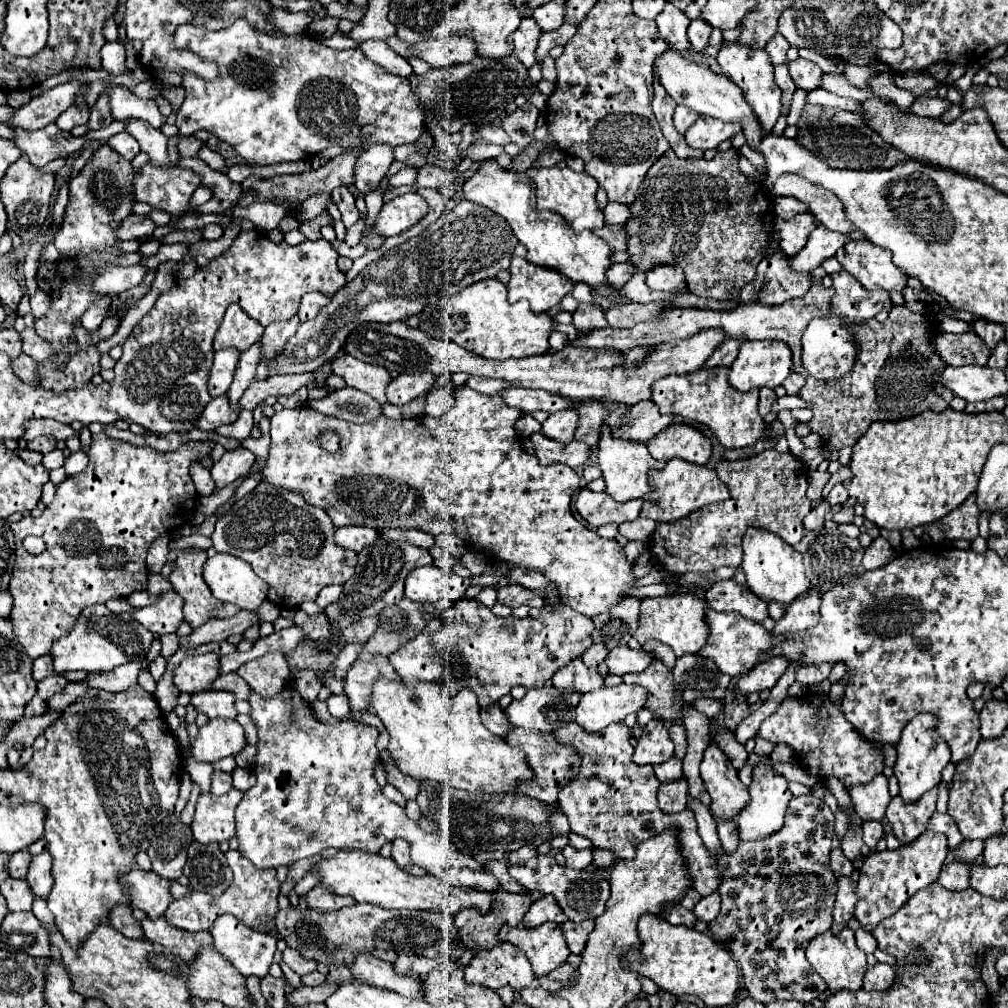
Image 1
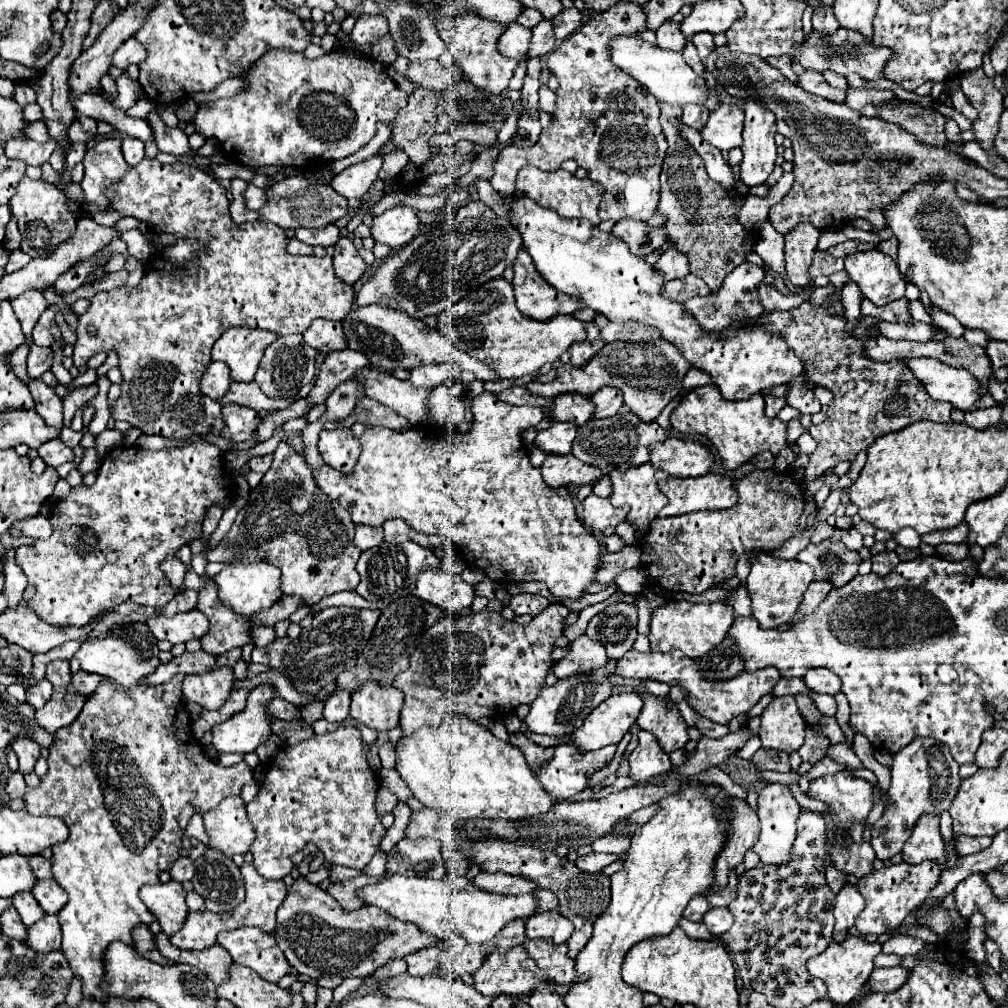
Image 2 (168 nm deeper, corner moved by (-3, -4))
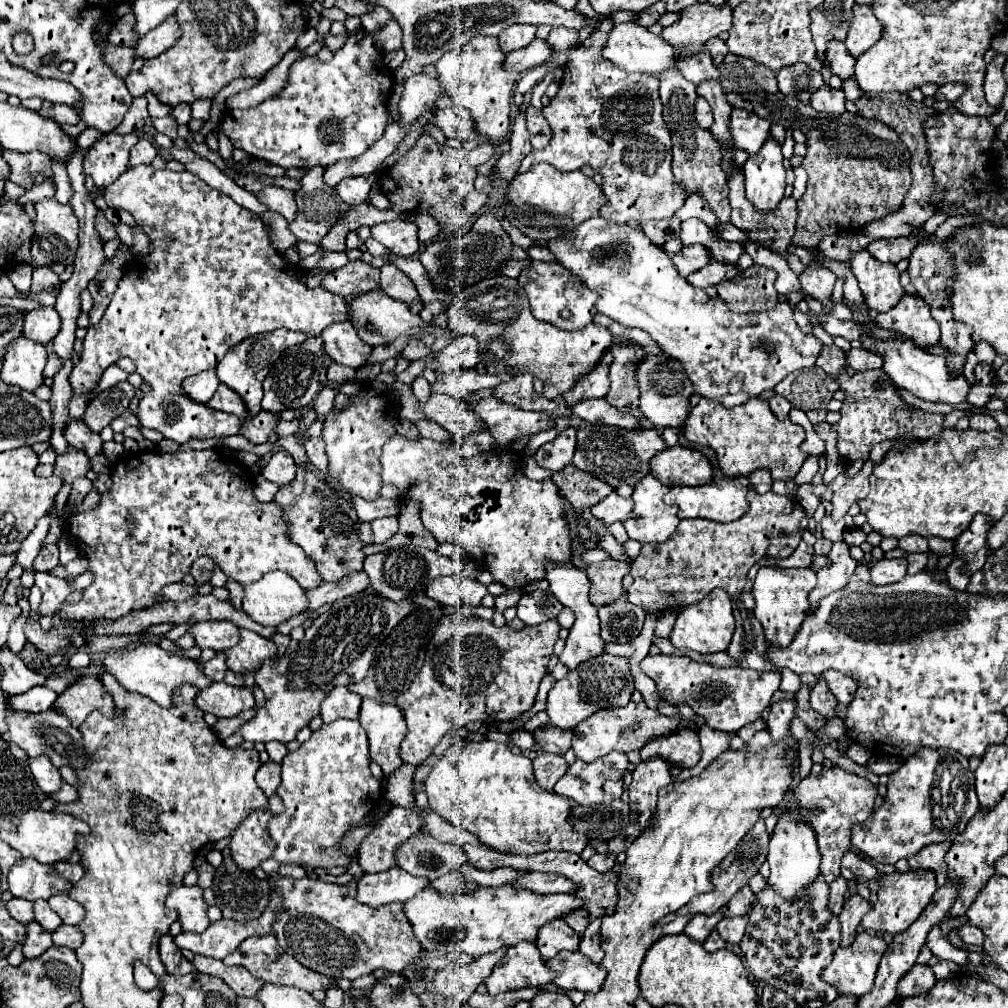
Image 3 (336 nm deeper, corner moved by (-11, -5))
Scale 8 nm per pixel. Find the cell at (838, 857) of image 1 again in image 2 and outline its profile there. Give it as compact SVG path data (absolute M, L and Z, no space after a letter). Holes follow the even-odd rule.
M826 867L824 875L826 875L826 883L828 883L828 887L830 887L834 893L838 893L838 891L842 889L842 885L846 883L846 875L844 875L842 871L838 871L838 869Z

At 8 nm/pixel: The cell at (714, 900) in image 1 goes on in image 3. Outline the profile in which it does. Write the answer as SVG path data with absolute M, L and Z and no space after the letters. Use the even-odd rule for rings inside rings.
M738 916L738 918L722 918L716 924L716 932L728 942L728 944L738 944L744 936L744 928L746 928L746 916Z

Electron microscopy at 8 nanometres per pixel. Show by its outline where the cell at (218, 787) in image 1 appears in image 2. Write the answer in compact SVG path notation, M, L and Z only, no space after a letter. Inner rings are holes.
M174 675L168 683L158 685L158 687L130 687L124 689L120 685L114 685L112 681L104 681L100 683L100 687L96 687L96 691L86 699L86 705L82 709L82 713L76 717L76 721L68 727L62 727L60 731L56 731L56 743L50 749L50 757L48 757L48 773L42 777L42 783L38 787L28 787L24 801L26 801L26 811L32 815L48 815L48 817L60 817L68 829L70 829L70 837L64 843L58 843L52 847L54 855L52 855L52 871L54 871L54 879L56 883L68 893L68 903L64 905L64 911L58 913L60 925L62 925L62 951L70 963L72 973L82 981L82 993L84 997L96 999L98 1003L106 1003L110 999L108 991L100 989L100 983L104 981L104 951L108 949L108 945L112 941L124 941L128 945L134 945L132 939L132 929L140 923L150 925L156 921L156 917L152 915L152 911L148 911L148 907L142 903L142 899L138 897L138 891L142 885L154 885L160 883L158 881L158 873L166 871L178 857L180 857L180 847L182 847L182 839L184 839L184 831L178 825L178 817L180 811L186 805L192 805L194 811L204 813L210 811L212 807L216 807L222 799L232 797L232 795L240 795L242 787L248 785L252 781L252 769L242 761L230 767L224 767L216 761L212 761L198 739L194 739L192 733L192 717L184 707L184 699L182 699L182 675Z

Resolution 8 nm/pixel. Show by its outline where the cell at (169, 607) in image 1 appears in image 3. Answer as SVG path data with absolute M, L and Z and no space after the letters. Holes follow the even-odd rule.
M226 620L192 622L188 626L188 634L194 636L198 648L212 648L216 652L238 642L238 628Z

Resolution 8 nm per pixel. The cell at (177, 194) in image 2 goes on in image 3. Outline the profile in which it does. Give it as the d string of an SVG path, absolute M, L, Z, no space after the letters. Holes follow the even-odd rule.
M140 164L120 174L120 178L110 184L102 196L110 208L126 210L134 216L152 240L154 250L148 256L130 262L128 272L120 280L100 324L88 326L84 352L70 374L70 384L76 392L88 392L96 388L96 380L100 380L102 372L110 364L122 356L132 358L136 372L146 384L150 384L150 390L140 398L136 414L140 426L158 430L178 444L192 438L222 438L236 434L240 428L238 416L190 400L182 390L182 382L202 370L216 368L218 360L224 358L224 352L248 336L286 328L312 338L320 336L328 324L350 318L348 300L344 296L332 294L322 286L310 290L302 282L300 270L287 263L272 246L270 234L260 218L238 206L224 192L210 188L188 170L172 172L156 170L152 164Z

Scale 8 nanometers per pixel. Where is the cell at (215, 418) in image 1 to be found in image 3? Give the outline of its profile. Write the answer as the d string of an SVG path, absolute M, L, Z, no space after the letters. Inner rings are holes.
M260 410L256 416L242 422L238 434L250 440L252 444L264 444L268 442L268 434L274 430L274 426L276 426L276 416L272 412Z

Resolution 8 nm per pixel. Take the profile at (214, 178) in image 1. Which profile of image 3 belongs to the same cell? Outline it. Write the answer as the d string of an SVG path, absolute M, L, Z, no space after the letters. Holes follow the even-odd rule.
M264 186L260 192L256 192L258 202L262 202L268 210L274 210L282 214L288 222L292 222L292 216L296 216L296 204L294 204L294 192L276 188L276 186Z

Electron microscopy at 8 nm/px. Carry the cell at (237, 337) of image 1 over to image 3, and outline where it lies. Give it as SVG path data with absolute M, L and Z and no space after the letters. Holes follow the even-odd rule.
M272 330L272 332L260 334L260 336L250 336L248 340L238 342L236 348L232 346L232 348L228 350L228 354L226 354L226 356L218 362L218 366L216 366L216 376L218 376L226 386L230 386L234 392L238 392L238 394L244 398L244 402L248 404L250 414L260 412L262 382L264 382L266 374L270 372L272 364L278 360L280 352L284 352L284 348L304 342L304 338L306 338L304 334L300 334L300 332L288 332L288 330Z

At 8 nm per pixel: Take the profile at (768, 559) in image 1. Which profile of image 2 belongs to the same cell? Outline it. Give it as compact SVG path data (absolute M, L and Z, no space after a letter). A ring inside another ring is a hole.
M760 553L750 559L752 571L746 579L746 591L752 601L752 615L760 623L760 627L770 627L776 629L782 623L792 621L794 613L798 611L798 605L802 603L802 595L808 589L810 581L814 579L812 567L806 563L800 563L796 559L776 559L766 553Z

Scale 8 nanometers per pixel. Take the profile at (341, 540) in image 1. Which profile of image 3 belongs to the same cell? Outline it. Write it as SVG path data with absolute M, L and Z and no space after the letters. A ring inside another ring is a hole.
M394 516L378 518L378 520L372 520L370 526L372 526L374 544L386 544L398 532L398 518Z

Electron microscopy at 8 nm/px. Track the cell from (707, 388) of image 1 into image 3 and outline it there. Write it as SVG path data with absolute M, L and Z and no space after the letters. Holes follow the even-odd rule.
M702 398L684 424L684 436L694 444L710 446L718 454L722 474L730 478L750 476L756 468L768 468L774 480L790 480L808 456L800 450L804 428L790 422L790 418L778 420L762 398L748 400L748 404L736 408L724 408L716 400Z

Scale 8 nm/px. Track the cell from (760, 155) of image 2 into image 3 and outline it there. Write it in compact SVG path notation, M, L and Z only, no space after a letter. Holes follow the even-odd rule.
M772 136L758 154L752 154L742 166L746 176L746 198L760 212L772 212L786 186L786 170L782 166L782 146Z

